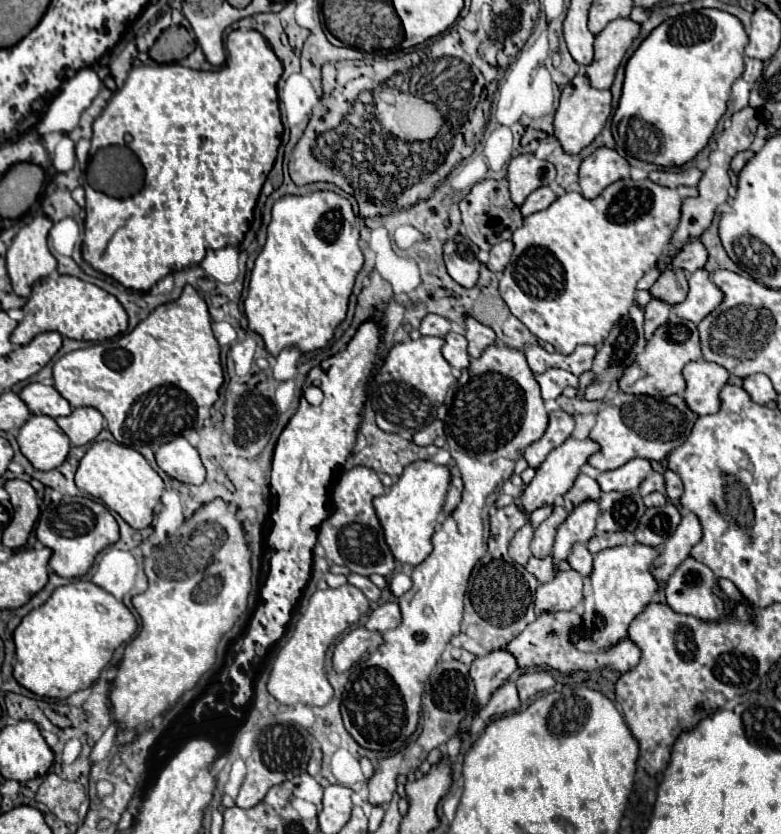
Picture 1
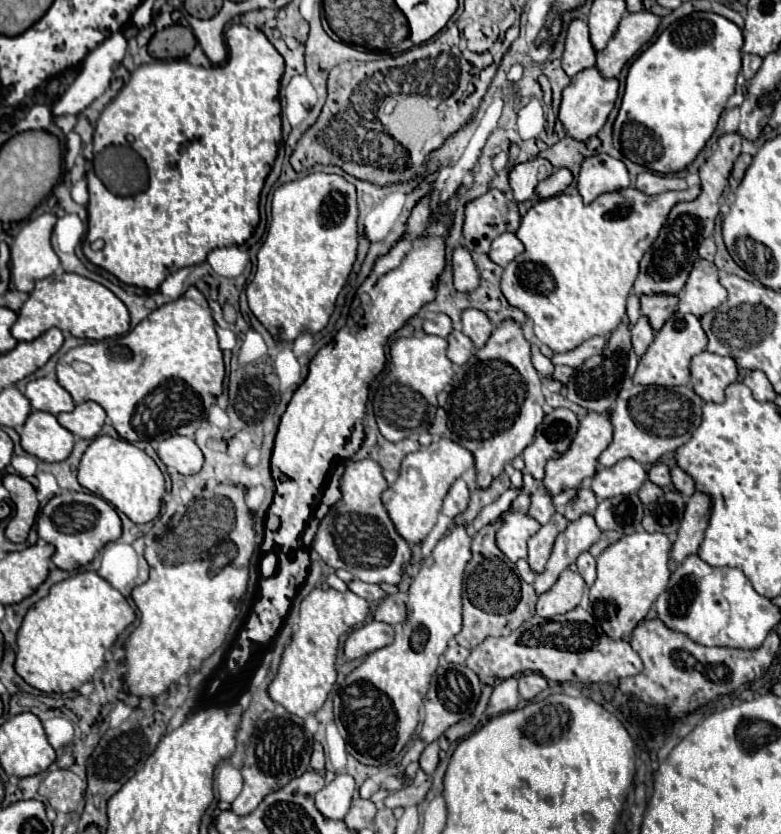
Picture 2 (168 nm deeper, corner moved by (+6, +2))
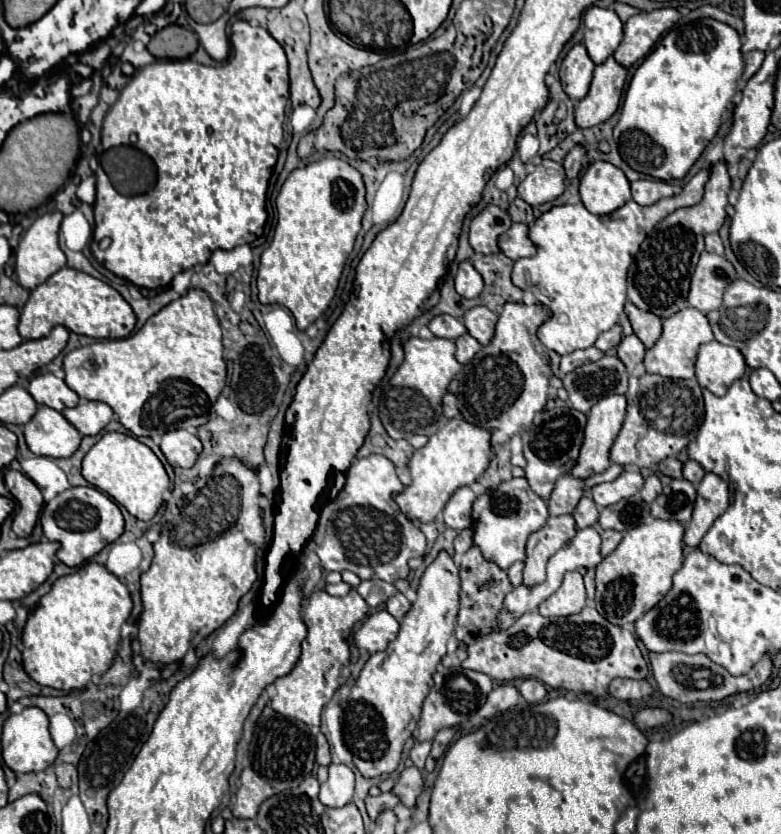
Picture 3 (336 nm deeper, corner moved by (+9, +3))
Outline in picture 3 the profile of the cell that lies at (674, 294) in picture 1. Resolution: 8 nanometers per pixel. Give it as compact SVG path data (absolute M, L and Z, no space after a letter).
M633 303L625 305L625 313L633 325L633 333L643 341L643 345L645 347L655 345L655 341L661 337L661 331L663 331L661 319L651 311L641 311Z

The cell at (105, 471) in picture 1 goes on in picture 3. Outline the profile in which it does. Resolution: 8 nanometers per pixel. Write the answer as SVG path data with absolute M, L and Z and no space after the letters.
M105 433L83 457L83 479L107 493L115 503L123 505L133 517L149 521L163 503L163 493L169 489L169 477L157 455L135 437L125 433Z

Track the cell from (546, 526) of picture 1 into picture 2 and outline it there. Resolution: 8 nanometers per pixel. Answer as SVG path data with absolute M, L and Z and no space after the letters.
M556 512L556 514L550 518L550 522L548 522L546 526L542 526L542 528L528 540L528 564L530 564L530 568L532 568L536 574L540 574L540 572L544 570L544 566L546 566L550 554L552 554L554 540L556 540L556 536L558 536L562 530L566 530L566 526L568 526L568 520L566 520L560 512Z

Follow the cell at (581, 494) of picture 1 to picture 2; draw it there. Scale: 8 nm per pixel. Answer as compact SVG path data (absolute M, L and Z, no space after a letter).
M580 486L576 498L570 504L574 514L564 514L568 520L578 520L582 514L594 514L596 510L596 496L588 486Z

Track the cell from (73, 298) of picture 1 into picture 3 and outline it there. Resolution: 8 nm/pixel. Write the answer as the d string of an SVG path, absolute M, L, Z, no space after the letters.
M71 267L59 269L45 283L31 291L29 301L21 309L19 333L23 339L41 339L55 327L63 325L77 335L95 339L121 339L135 327L135 313L129 303L107 283Z

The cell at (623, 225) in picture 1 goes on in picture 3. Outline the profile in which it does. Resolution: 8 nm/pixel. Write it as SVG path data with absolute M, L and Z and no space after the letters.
M699 171L679 195L665 197L653 205L637 205L633 199L627 201L623 207L615 209L609 215L595 215L585 209L583 203L577 205L555 205L549 211L545 211L539 219L535 219L529 225L529 239L537 247L537 255L531 259L517 259L511 271L511 281L515 287L521 291L531 291L537 299L537 303L545 305L549 309L549 319L541 323L537 329L539 341L559 353L559 355L569 355L575 349L585 349L591 347L603 331L609 331L619 315L623 313L623 305L627 301L627 269L635 261L635 253L639 252L639 245L643 243L645 235L669 213L673 213L679 207L691 207L697 205L703 199L703 187L709 179L707 171Z

